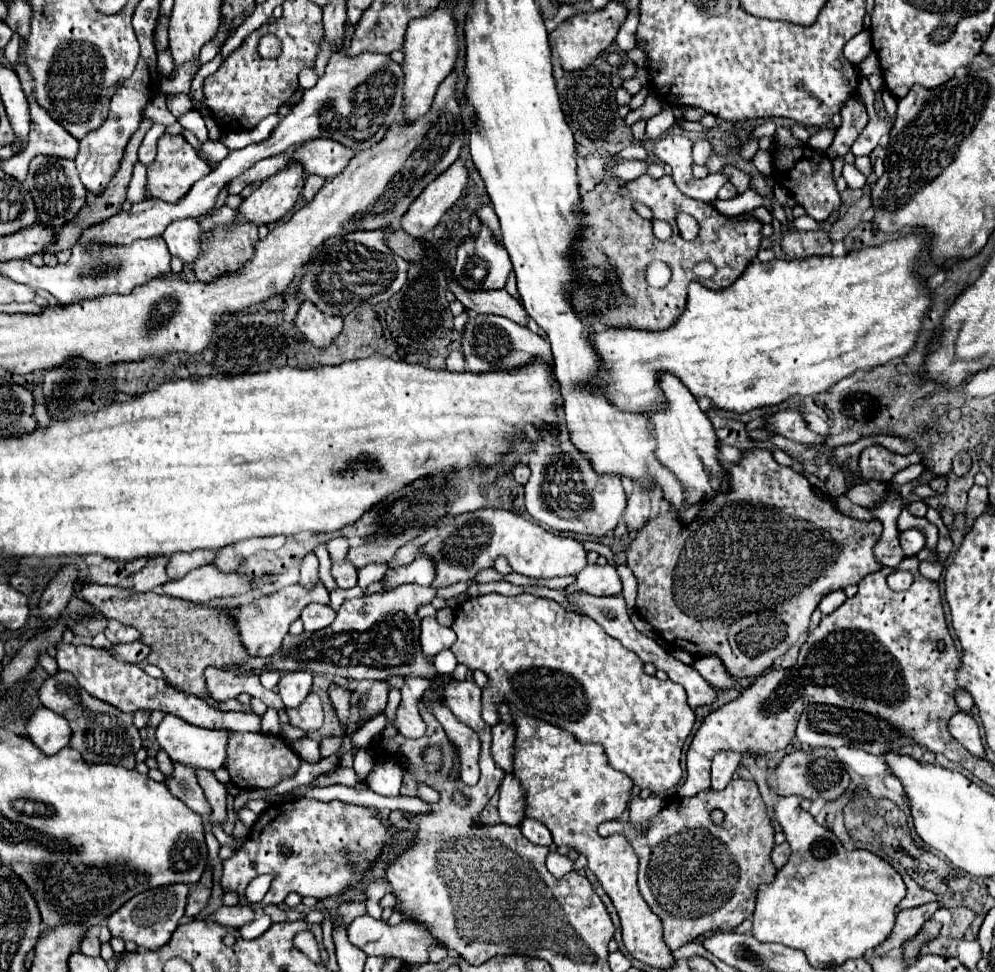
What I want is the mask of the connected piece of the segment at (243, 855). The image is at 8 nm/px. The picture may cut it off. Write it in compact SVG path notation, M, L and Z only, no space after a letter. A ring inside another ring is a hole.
M300 798L292 804L270 804L252 826L248 842L244 842L232 858L224 860L220 884L224 892L238 892L240 904L252 910L262 910L268 904L282 904L290 892L324 900L340 894L372 868L384 842L392 836L388 826L388 822L378 818L376 808L344 804L340 800L320 802L314 798ZM280 844L292 846L288 858L280 854ZM260 874L272 874L274 880L262 902L250 904L246 900L246 886Z

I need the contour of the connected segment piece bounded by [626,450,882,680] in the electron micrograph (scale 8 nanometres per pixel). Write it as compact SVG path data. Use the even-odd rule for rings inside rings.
M768 450L746 452L744 460L728 470L728 480L732 490L704 502L698 520L690 526L676 520L674 510L648 522L628 546L626 558L638 582L638 614L644 616L670 644L698 658L716 654L726 672L742 680L760 676L778 656L788 652L788 648L808 632L810 614L828 592L858 584L866 574L882 568L872 552L874 544L880 540L882 524L880 520L852 520L844 516L832 500L816 498L808 478L792 468L780 466ZM774 608L788 612L790 630L782 634L782 646L778 646L778 616L774 616ZM728 618L736 618L736 622L728 626ZM740 618L746 626L738 624ZM732 648L738 652L740 662L734 662L736 656L732 654Z

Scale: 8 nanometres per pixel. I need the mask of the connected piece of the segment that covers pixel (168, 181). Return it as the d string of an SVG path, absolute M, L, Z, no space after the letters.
M164 134L158 140L158 154L156 160L148 166L148 182L146 182L146 198L158 198L170 204L176 204L182 200L182 196L206 174L210 174L212 168L204 164L196 150L181 135Z

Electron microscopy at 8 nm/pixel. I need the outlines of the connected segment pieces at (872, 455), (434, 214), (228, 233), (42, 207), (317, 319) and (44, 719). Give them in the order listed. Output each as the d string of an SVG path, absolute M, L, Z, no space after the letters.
M868 446L862 450L858 458L858 478L868 480L892 480L892 476L910 464L918 464L922 458L918 452L912 452L908 456L900 456L896 452L886 450L884 446Z
M454 162L434 184L428 184L418 200L410 204L410 212L402 216L400 226L412 238L422 238L428 230L432 230L444 212L460 198L464 186L468 182L468 172L462 162Z
M226 224L206 234L194 274L200 282L216 280L222 274L236 272L254 256L258 228L254 224Z
M36 156L30 162L26 186L36 202L36 210L38 210L40 220L44 224L50 224L56 230L62 228L64 224L68 224L78 214L78 210L86 202L86 194L88 194L80 182L74 160L62 160L58 156Z
M302 302L294 324L300 334L316 348L330 346L332 340L342 332L342 318L326 316L310 302Z
M36 708L26 724L26 736L46 756L60 752L70 742L68 722L48 708Z

